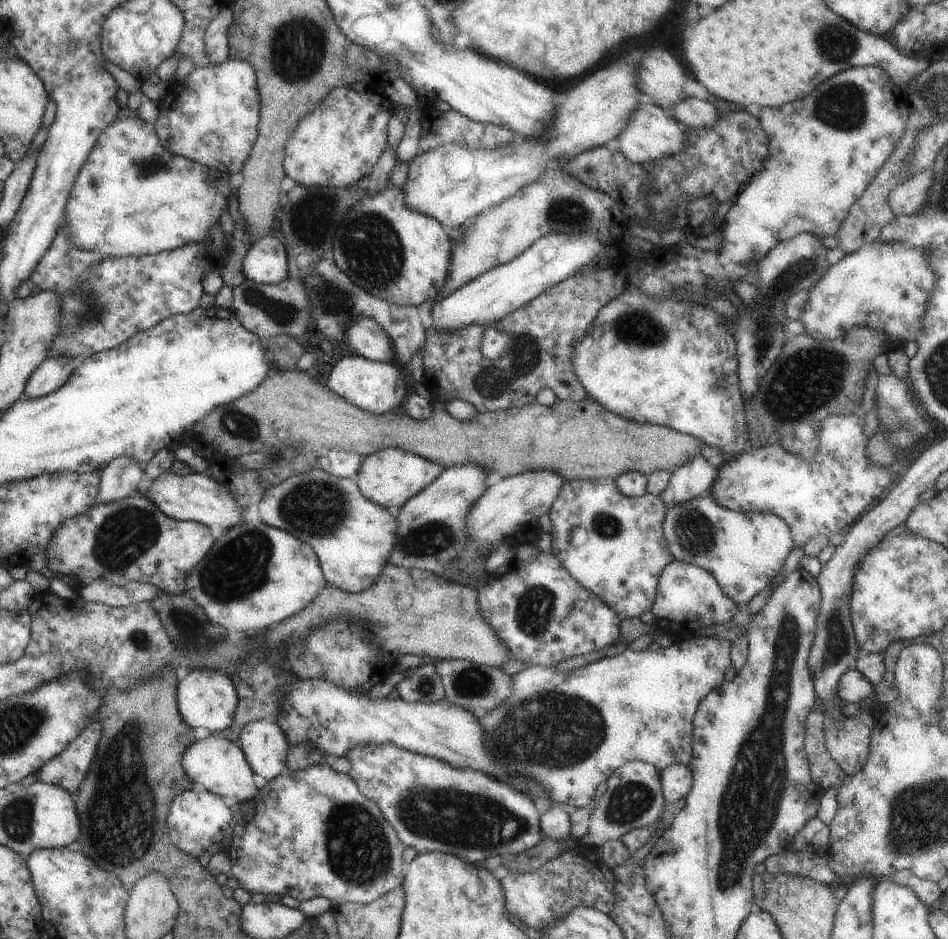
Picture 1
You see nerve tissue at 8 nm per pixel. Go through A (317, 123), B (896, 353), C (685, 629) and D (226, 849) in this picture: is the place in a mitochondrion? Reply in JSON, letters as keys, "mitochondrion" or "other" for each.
{"A":"other","B":"other","C":"other","D":"other"}

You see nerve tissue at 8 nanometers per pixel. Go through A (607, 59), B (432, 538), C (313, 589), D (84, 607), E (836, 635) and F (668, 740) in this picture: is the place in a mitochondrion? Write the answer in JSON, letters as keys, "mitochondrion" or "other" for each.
{"A":"other","B":"mitochondrion","C":"other","D":"other","E":"mitochondrion","F":"other"}

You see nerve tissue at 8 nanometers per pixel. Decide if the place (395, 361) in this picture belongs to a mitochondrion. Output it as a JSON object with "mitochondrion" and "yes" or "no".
{"mitochondrion":"no"}

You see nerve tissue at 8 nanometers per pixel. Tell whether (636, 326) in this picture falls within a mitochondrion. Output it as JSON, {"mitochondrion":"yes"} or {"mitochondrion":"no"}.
{"mitochondrion":"yes"}

